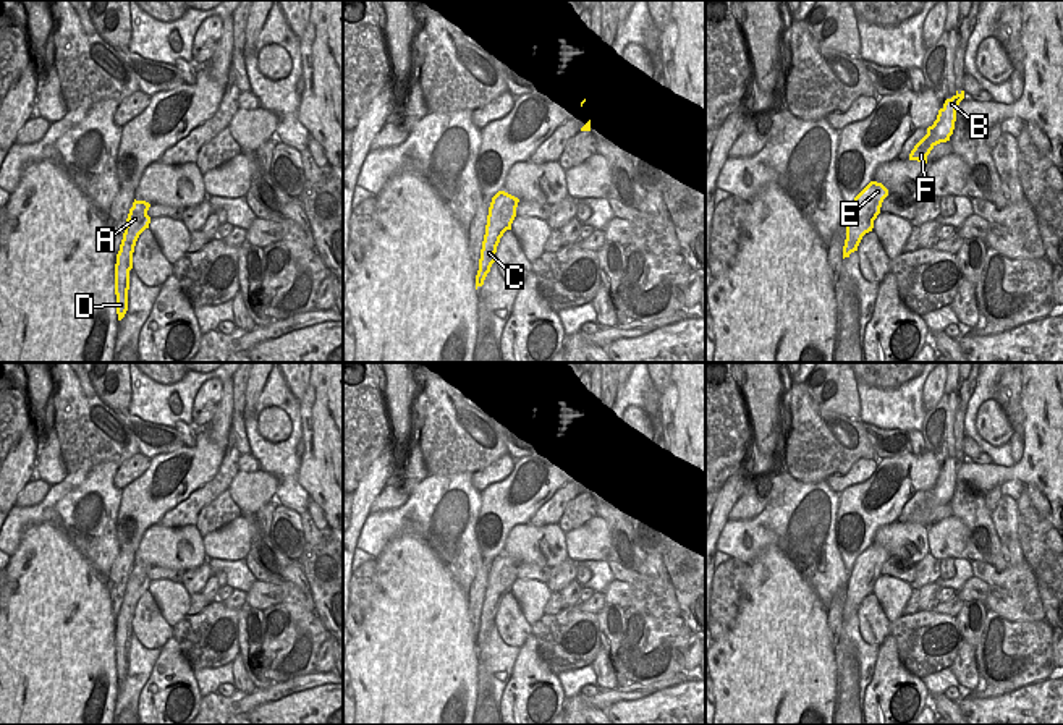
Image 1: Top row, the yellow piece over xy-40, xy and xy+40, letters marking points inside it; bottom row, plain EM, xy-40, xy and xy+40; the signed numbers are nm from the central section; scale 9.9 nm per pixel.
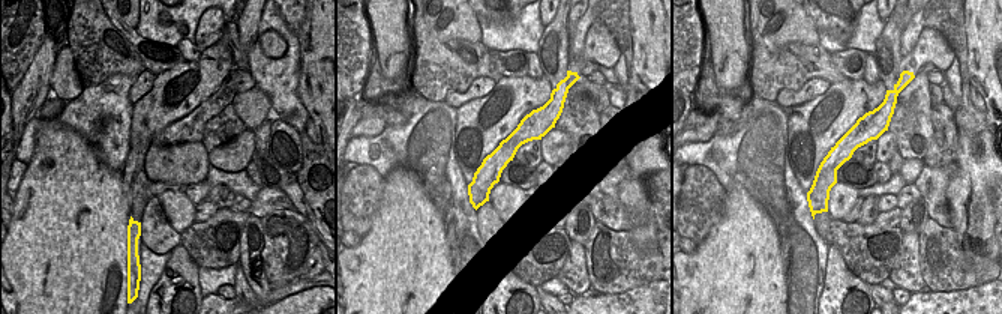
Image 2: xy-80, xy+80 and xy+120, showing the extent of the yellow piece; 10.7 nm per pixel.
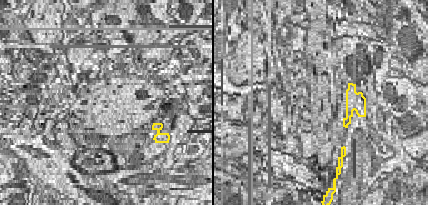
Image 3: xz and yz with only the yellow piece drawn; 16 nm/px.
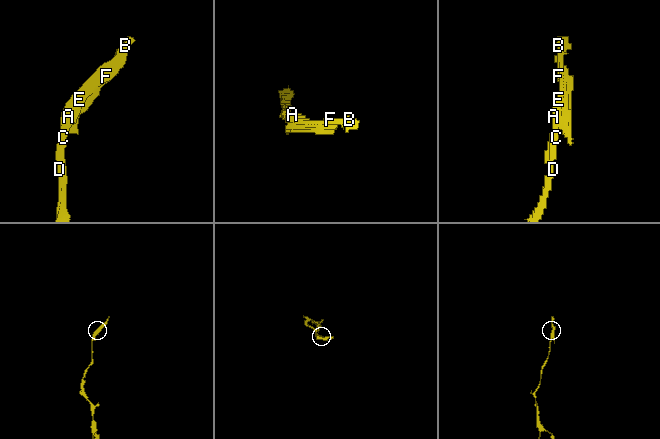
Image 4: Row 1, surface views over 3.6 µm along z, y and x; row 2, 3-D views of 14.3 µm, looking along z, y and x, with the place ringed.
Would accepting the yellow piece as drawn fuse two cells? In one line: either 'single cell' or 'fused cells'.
fused cells

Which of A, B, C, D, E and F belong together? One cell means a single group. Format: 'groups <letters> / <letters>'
groups A B E F / C D

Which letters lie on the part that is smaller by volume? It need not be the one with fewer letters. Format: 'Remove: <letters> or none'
Remove: A, B, E, F

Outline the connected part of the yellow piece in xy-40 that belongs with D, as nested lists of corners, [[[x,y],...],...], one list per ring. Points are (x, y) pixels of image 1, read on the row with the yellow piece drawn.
[[[123,233],[115,264],[116,314],[121,320],[128,311],[129,270],[133,269],[133,252],[136,241],[129,233]]]

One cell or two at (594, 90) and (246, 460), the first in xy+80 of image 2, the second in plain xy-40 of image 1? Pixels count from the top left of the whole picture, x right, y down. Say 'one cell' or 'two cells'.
two cells

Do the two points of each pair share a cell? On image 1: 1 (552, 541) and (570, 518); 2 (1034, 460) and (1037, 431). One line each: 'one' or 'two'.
1: two
2: one

